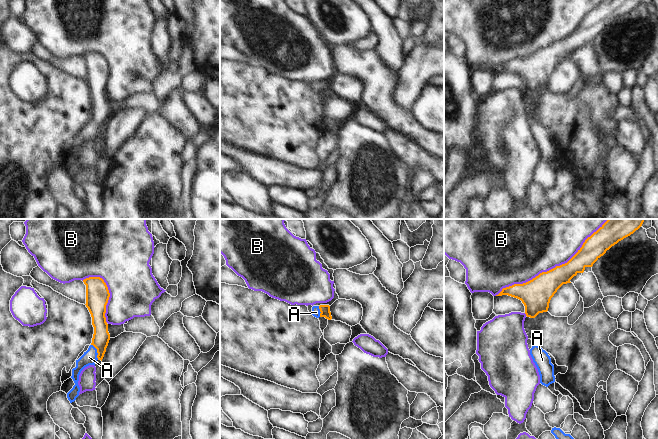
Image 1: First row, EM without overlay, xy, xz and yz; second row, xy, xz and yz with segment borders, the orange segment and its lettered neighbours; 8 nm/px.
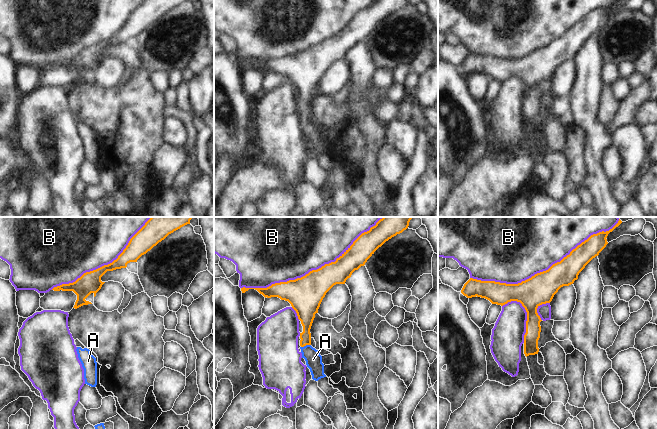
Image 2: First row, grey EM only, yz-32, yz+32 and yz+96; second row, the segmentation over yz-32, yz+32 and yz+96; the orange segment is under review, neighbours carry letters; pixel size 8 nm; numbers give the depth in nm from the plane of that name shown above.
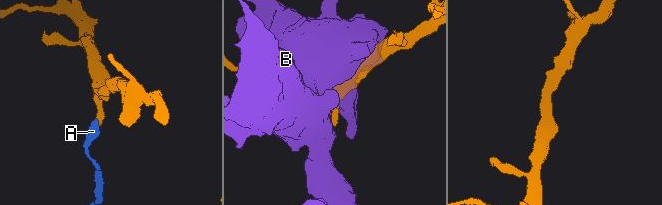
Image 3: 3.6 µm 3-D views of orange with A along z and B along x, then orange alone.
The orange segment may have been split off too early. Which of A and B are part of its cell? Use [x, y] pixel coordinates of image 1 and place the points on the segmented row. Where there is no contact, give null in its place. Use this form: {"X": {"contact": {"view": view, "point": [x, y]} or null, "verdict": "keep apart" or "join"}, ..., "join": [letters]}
{"A": {"contact": {"view": "xy", "point": [97, 352]}, "verdict": "join"}, "B": {"contact": {"view": "yz", "point": [553, 268]}, "verdict": "keep apart"}, "join": ["A"]}

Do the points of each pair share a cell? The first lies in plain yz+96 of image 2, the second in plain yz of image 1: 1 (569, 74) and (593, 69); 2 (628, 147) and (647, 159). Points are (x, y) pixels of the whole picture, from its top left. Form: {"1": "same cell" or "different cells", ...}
{"1": "different cells", "2": "different cells"}

